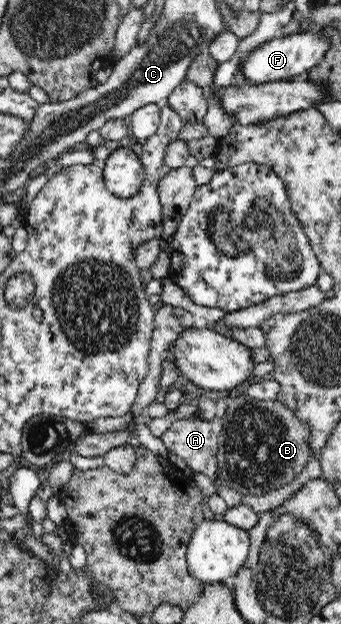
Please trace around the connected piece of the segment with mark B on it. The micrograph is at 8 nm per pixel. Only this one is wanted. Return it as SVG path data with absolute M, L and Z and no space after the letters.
M248 395L226 399L227 410L218 436L220 478L241 495L263 495L298 478L311 459L311 428L277 399L259 400Z

